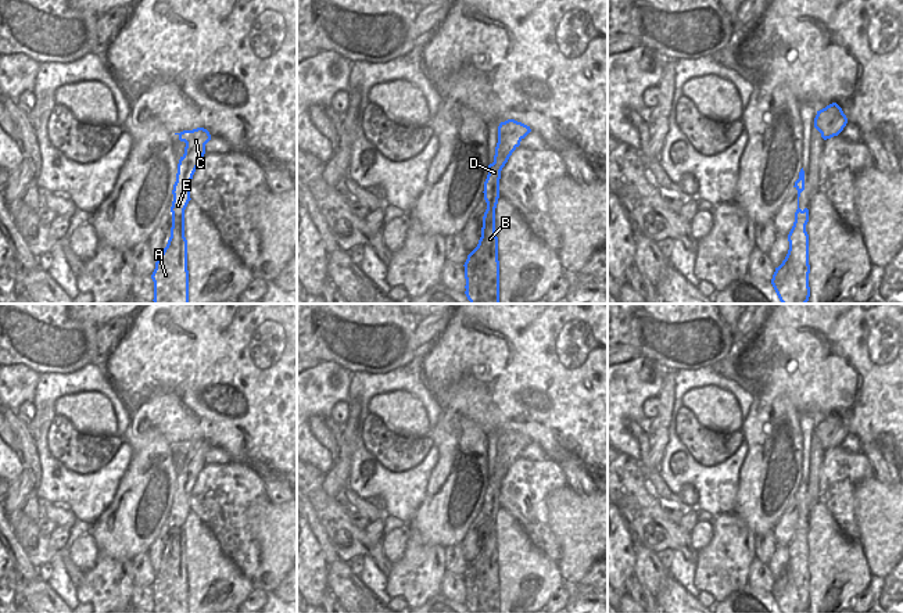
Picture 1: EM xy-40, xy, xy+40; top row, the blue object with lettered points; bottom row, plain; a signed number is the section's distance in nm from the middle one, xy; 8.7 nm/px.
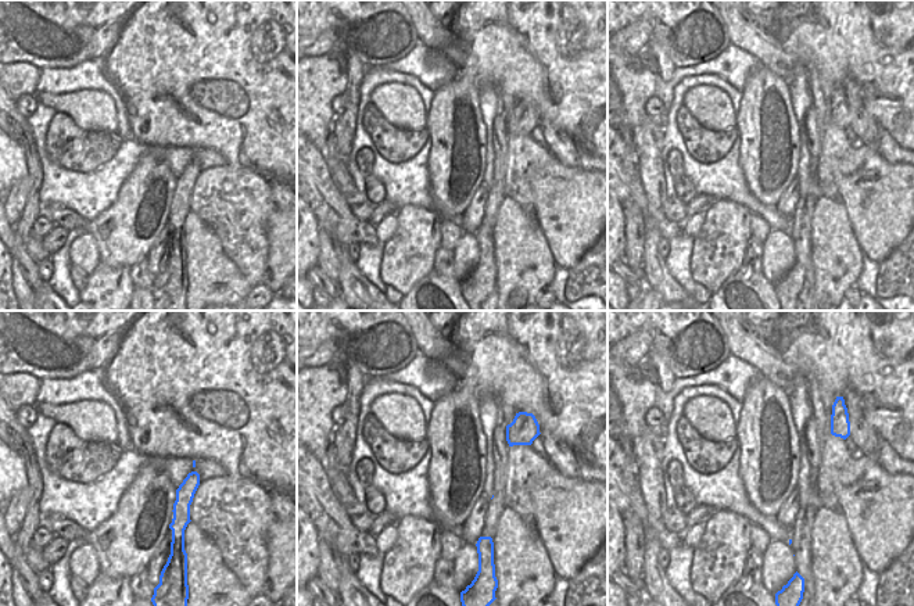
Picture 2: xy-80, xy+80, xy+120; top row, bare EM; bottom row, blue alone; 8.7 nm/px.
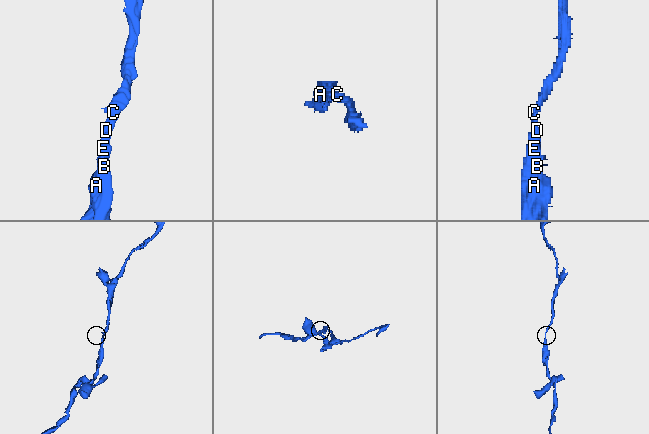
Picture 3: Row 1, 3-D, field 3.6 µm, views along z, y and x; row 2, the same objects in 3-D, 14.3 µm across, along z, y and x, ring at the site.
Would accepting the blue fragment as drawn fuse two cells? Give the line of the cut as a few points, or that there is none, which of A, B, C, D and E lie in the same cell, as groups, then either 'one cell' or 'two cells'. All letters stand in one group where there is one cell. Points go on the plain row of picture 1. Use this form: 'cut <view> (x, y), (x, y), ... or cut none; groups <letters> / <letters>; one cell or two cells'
cut none; groups A B C D E; one cell

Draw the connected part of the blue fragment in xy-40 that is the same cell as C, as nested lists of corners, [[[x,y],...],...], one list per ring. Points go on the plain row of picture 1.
[[[204,438],[175,444],[186,454],[184,465],[178,474],[171,517],[171,548],[151,585],[154,613],[189,613],[187,551],[184,548],[184,520],[190,509],[190,492],[205,465],[211,445]]]

